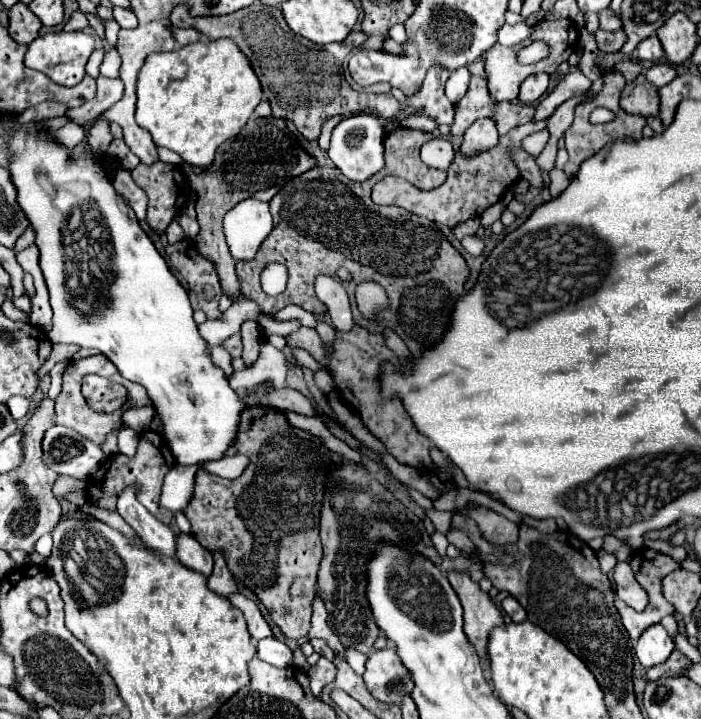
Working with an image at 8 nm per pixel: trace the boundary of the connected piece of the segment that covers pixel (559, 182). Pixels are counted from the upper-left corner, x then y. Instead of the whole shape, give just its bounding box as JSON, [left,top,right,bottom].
[549,169,571,197]

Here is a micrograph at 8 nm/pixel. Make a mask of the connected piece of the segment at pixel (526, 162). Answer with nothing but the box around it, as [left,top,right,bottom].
[513,149,545,189]

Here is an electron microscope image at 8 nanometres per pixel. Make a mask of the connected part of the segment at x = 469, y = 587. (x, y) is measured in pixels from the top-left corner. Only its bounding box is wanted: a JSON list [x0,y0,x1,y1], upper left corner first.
[449,571,503,655]

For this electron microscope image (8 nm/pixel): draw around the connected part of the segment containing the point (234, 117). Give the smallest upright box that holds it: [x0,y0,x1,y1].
[137,39,263,167]

